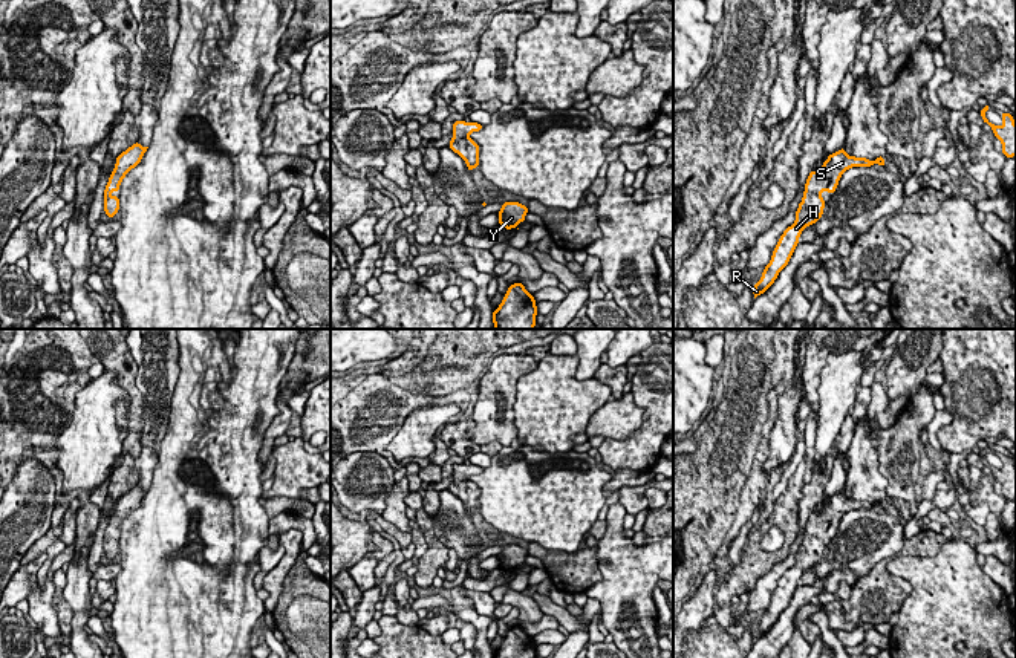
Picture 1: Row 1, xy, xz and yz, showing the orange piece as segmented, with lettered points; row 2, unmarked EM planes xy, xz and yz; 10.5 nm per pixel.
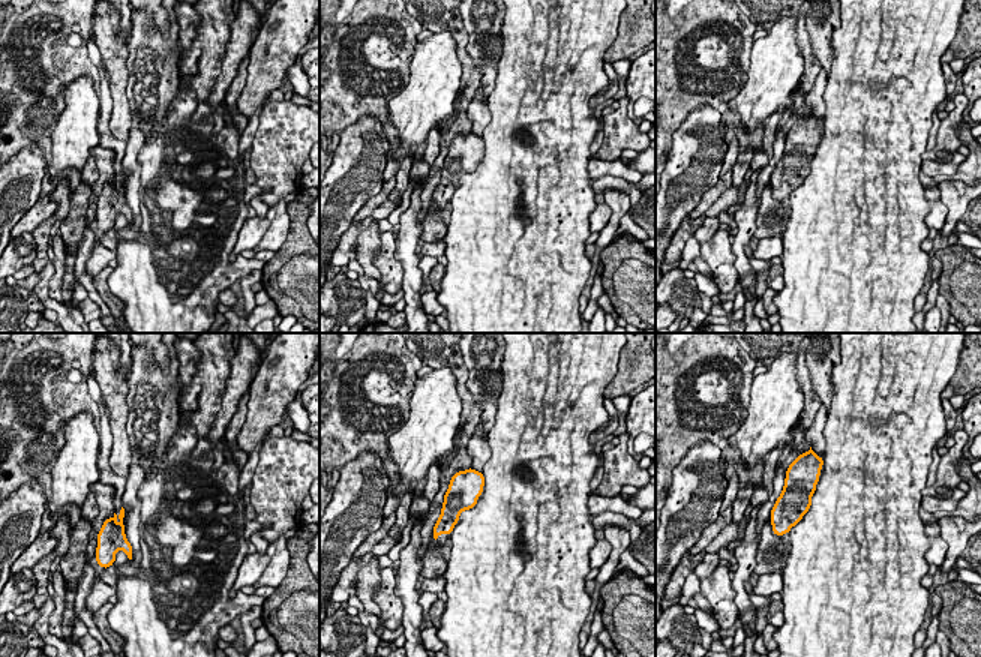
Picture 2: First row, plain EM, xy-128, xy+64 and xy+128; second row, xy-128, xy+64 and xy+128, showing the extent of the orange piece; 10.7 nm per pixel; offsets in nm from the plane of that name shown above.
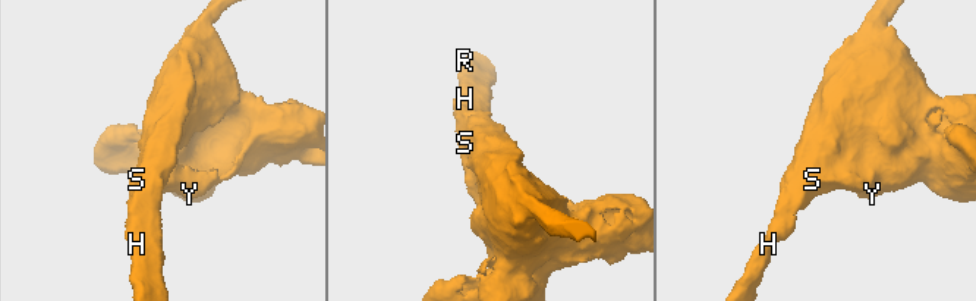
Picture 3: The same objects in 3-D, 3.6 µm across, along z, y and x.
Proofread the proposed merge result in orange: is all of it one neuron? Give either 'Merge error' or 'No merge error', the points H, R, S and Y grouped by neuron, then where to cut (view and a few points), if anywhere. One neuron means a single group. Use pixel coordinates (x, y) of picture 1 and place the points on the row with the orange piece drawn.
No merge error. Groups: H R S Y. No split

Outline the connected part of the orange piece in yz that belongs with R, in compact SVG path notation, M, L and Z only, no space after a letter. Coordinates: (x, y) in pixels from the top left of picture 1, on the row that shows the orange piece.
M842 147L839 151L828 156L817 173L814 170L809 171L802 202L796 211L796 220L779 237L770 263L764 268L760 280L753 286L754 298L762 295L774 283L779 272L788 265L802 231L822 217L825 200L819 193L828 191L832 194L837 190L840 176L848 168L872 167L874 164L881 167L886 165L881 155L872 162L866 158L849 156L845 153L845 147Z

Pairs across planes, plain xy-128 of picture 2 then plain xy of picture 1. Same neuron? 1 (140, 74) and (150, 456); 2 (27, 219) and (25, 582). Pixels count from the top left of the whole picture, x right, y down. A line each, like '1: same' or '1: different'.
1: different
2: different

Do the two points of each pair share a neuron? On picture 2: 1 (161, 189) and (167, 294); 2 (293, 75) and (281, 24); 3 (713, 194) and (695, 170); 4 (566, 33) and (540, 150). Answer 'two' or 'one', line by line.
1: one
2: two
3: two
4: one

